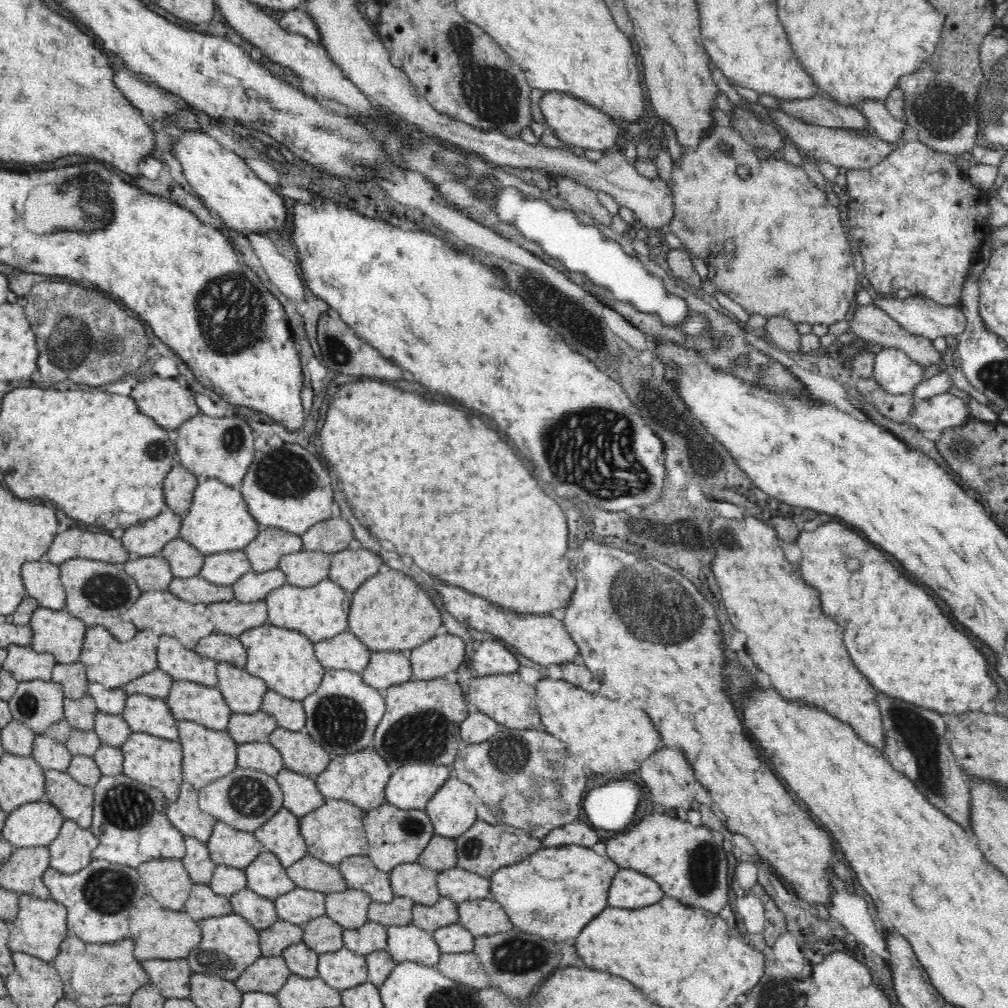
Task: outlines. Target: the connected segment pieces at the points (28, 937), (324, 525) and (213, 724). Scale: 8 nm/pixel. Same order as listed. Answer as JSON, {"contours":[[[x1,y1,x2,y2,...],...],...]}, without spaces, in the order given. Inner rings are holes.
{"contours":[[[18,893,18,906,18,914,11,923,12,935,7,939,10,951,24,952,46,963,52,963,59,954,63,939,69,936,66,906,52,898,42,900,26,893]],[[341,517,330,518,310,526,302,537,304,551,320,551,323,553,336,553,346,550,354,540,352,526]],[[174,680,164,700,176,720,194,721,210,730,226,731,233,713,217,686]]]}

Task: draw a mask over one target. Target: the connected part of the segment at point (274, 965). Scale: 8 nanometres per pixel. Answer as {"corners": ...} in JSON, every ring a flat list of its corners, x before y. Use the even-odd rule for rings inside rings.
{"corners":[[261,956,234,981,234,985,243,993,258,991,275,995,286,984,290,976,290,970,282,956]]}

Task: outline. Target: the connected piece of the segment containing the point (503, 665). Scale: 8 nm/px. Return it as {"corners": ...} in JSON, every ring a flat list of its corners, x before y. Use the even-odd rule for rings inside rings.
{"corners":[[495,640,482,641,475,646,475,653,467,659,475,676,517,673,520,663,506,646]]}

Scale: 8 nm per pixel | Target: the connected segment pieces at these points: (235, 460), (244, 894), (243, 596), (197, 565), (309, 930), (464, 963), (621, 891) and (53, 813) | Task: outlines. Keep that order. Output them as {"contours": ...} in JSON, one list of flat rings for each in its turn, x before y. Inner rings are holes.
{"contours":[[[200,413,176,428,172,439,180,466,189,470,197,478,216,478,230,487,239,488,243,484,255,456,252,427,241,416,214,418]],[[248,888,229,895,228,901,233,913,244,917,258,931,272,926,280,919,274,908,273,899,264,898]],[[279,568,268,572,251,570,232,584,235,600,242,603,264,601,271,591,286,584,286,573]],[[180,538,166,543,166,546,160,550,159,556,170,563,172,574,178,578,198,575,205,558,205,554]],[[326,915,304,923,301,928,303,943,318,954,336,952,344,947,342,926]],[[475,951,460,954,440,954,436,968,446,977,482,989,490,986,489,978]],[[619,868,608,892,608,906,638,908,650,906,664,898,664,891,654,879,637,870]],[[48,800,22,804,7,813,2,837,14,848,48,847,65,819]]]}

